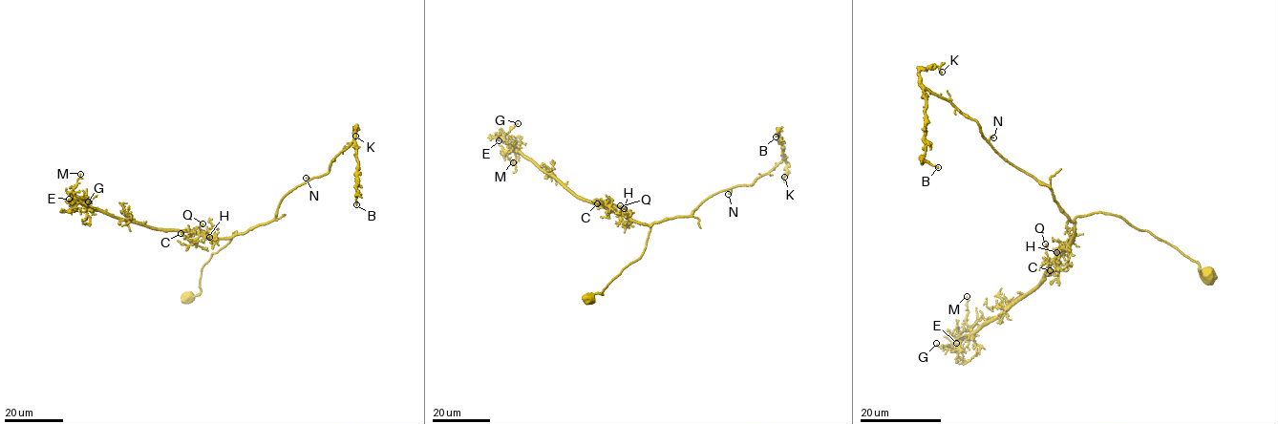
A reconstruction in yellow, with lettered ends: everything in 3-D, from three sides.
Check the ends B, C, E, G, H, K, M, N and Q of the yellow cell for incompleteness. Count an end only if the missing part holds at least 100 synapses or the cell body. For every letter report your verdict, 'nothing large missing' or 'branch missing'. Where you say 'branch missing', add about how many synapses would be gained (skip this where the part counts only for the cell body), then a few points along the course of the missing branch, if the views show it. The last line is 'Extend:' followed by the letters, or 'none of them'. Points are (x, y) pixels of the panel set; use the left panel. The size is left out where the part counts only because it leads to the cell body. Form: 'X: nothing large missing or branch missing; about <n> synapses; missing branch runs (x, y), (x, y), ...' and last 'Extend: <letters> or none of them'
B: nothing large missing
C: nothing large missing
E: nothing large missing
G: nothing large missing
H: nothing large missing
K: nothing large missing
M: nothing large missing
N: nothing large missing
Q: nothing large missing
Extend: none of them

